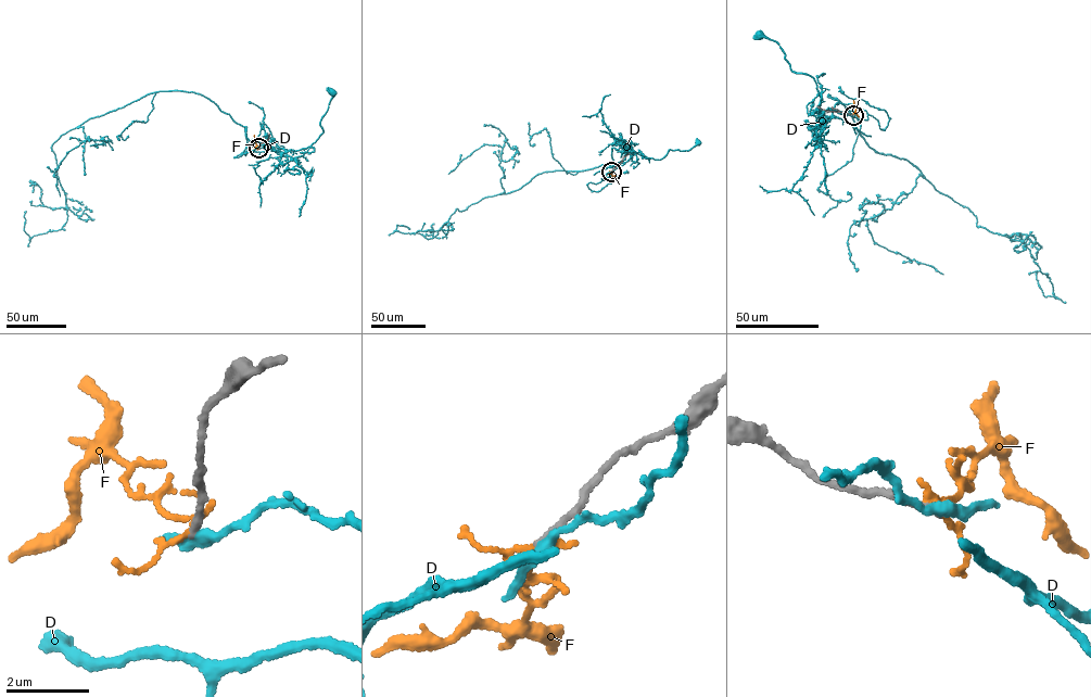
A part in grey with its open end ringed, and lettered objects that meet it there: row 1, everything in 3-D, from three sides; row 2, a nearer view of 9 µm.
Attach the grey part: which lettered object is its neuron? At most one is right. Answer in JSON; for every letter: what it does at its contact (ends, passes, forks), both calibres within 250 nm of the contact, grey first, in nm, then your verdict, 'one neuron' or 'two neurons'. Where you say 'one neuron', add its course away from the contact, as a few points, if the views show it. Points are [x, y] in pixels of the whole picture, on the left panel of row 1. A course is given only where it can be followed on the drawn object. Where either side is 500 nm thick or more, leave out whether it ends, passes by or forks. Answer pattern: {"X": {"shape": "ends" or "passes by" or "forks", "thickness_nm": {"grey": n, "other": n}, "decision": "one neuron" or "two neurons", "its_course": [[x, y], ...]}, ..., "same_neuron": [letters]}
{"D": {"shape": "passes by", "thickness_nm": {"grey": 170, "other": 260}, "decision": "two neurons"}, "F": {"shape": "forks", "thickness_nm": {"grey": 180, "other": 100}, "decision": "two neurons"}, "same_neuron": []}

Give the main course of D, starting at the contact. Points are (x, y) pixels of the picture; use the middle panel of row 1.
D: (611, 172), (635, 153), (659, 160), (670, 149), (687, 150), (698, 142)

